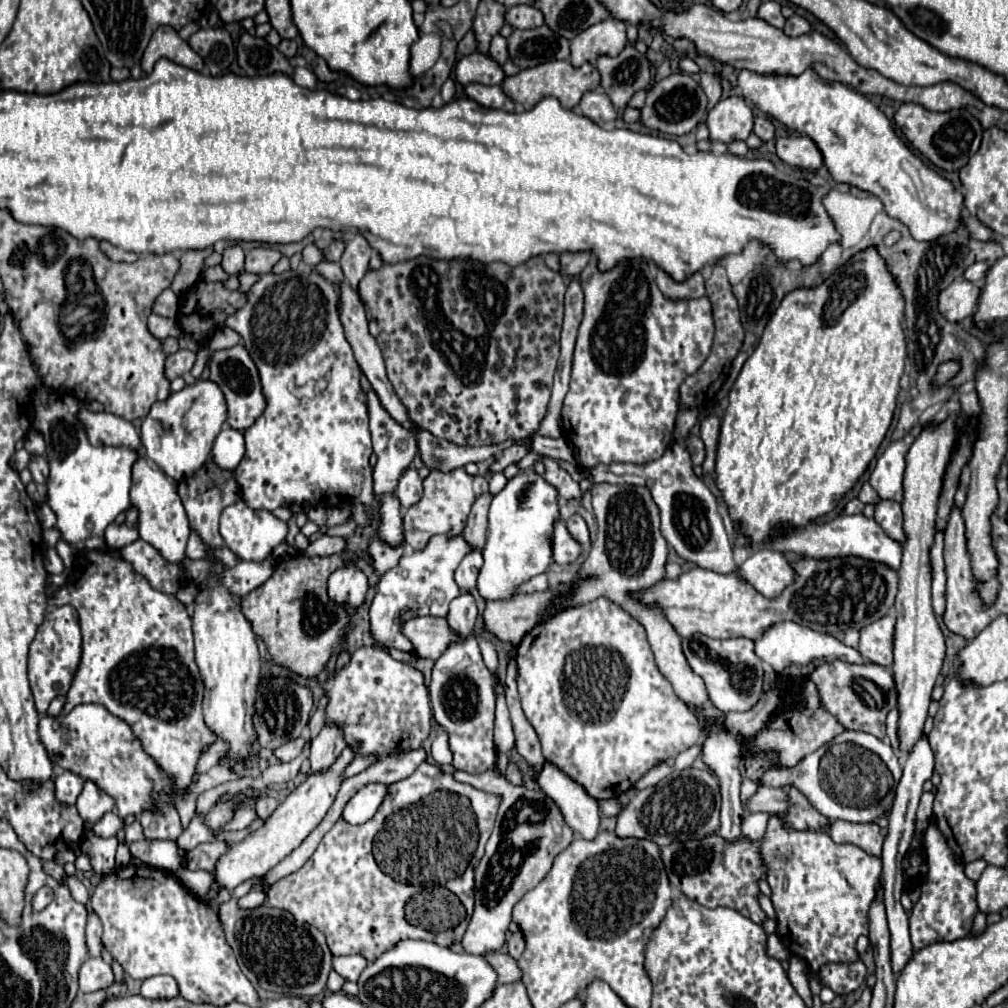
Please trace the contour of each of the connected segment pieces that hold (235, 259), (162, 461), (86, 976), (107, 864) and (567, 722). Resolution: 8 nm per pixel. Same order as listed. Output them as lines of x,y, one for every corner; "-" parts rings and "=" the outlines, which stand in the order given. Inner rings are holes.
232,245
224,251
224,259
222,259
222,269
230,275
236,275
238,271
244,269
244,251
240,249
240,245
=
204,379
184,387
178,393
170,393
166,401
154,403
150,413
142,421
140,437
142,437
146,457
152,459
160,467
160,471
172,477
174,481
188,479
210,457
212,443
220,433
224,421
226,421
226,401
216,383
-
180,423
184,423
188,431
184,437
180,433
170,433
172,429
178,431
=
88,957
80,969
80,993
90,993
90,991
100,991
110,987
114,983
114,973
108,963
104,963
102,957
=
86,829
82,835
80,849
90,859
90,865
94,867
96,873
106,873
106,871
114,871
116,845
118,845
116,837
102,839
102,837
94,835
92,829
=
598,597
592,603
580,605
580,607
570,607
570,609
562,609
560,613
552,615
550,619
538,623
518,645
516,649
516,663
518,663
518,693
520,693
520,701
522,701
522,709
526,719
532,723
532,727
536,729
540,743
542,743
542,753
544,759
550,761
552,765
556,765
558,769
562,769
568,777
572,777
576,783
580,783
586,793
598,801
602,799
612,799
618,797
620,793
628,791
646,771
650,771
652,767
660,765
662,761
666,761
668,757
676,757
678,753
682,753
684,749
692,747
698,739
700,739
700,729
698,729
698,719
694,717
694,713
674,695
670,683
662,677
662,673
658,671
654,657
650,653
650,645
646,641
646,631
644,627
632,619
626,611
622,611
616,603
608,601
606,597

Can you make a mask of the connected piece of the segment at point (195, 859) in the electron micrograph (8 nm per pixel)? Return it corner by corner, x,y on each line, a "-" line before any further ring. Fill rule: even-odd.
216,841
216,843
202,843
200,847
192,849
186,853
186,867
196,871
196,869
206,869
214,871
216,861
228,851
228,843

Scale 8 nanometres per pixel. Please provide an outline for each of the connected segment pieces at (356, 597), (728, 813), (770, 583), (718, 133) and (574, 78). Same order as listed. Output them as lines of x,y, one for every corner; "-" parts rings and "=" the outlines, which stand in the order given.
356,563
338,567
328,579
328,597
336,603
348,603
350,609
358,609
364,603
366,591
368,579
=
710,727
708,739
702,745
702,761
716,773
718,781
720,781
720,793
722,793
722,813
720,813
720,831
718,835
722,839
726,839
726,843
734,843
740,837
740,825
742,825
742,803
740,803
740,773
738,773
738,757
740,757
740,741
718,729
718,727
=
756,549
742,565
738,573
764,597
776,597
794,581
790,561
774,549
=
726,97
710,109
706,125
712,141
746,141
746,137
752,133
754,113
742,97
=
550,61
550,63
542,63
538,67
530,67
526,71
520,71
514,77
506,77
502,83
504,93
518,105
522,105
524,109
532,109
540,99
544,97
556,97
566,109
572,109
574,105
578,105
578,101
582,99
582,95
586,91
598,89
600,87
600,73
594,65
584,63
582,67
572,67
568,61

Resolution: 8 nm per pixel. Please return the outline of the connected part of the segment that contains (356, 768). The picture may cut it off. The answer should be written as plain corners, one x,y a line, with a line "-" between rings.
364,755
364,757
356,757
356,759
350,763
350,767
346,769
344,777
352,777
352,775
356,775
356,773
364,771
364,769
366,769
366,767
370,767
376,759
378,759
378,755

